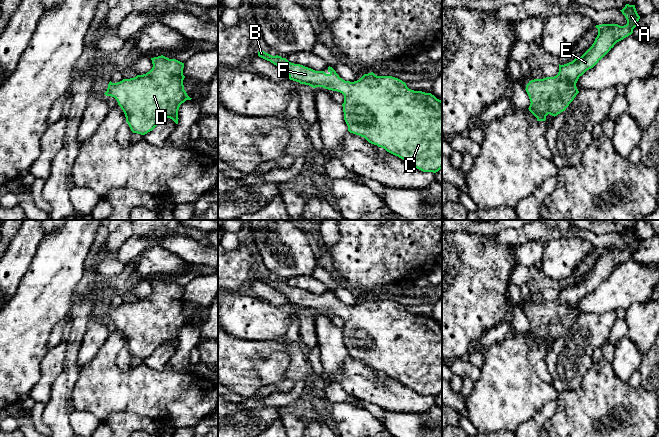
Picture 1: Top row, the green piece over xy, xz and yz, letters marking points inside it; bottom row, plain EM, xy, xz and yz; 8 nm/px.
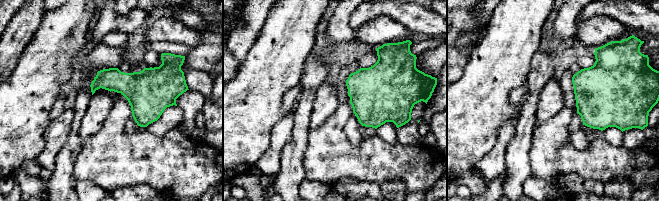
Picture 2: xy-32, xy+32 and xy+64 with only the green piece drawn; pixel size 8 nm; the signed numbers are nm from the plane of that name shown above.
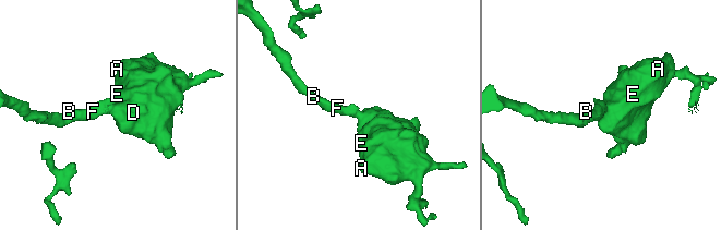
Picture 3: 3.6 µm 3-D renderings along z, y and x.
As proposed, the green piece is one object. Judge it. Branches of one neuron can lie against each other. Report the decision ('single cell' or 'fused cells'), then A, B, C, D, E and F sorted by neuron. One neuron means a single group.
single cell; A B C D E F

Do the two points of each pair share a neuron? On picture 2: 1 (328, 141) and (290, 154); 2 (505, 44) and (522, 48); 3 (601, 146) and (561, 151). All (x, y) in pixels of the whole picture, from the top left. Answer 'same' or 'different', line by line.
1: different
2: same
3: same

